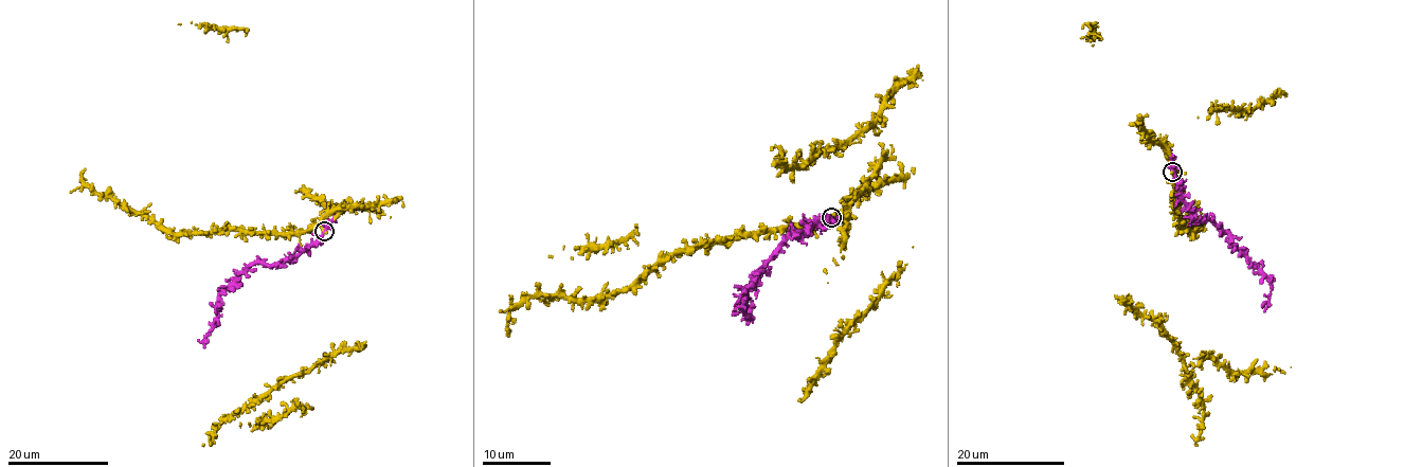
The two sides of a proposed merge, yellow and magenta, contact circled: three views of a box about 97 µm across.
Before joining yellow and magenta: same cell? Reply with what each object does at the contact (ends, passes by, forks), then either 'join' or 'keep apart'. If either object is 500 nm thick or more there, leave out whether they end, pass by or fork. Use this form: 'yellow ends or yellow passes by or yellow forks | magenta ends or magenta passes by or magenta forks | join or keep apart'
yellow ends | magenta forks | join

